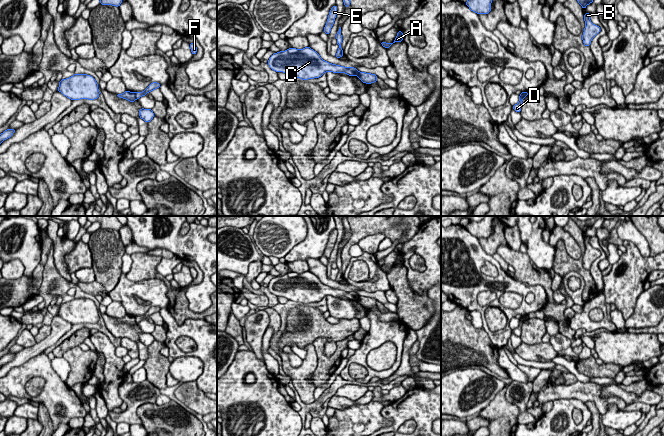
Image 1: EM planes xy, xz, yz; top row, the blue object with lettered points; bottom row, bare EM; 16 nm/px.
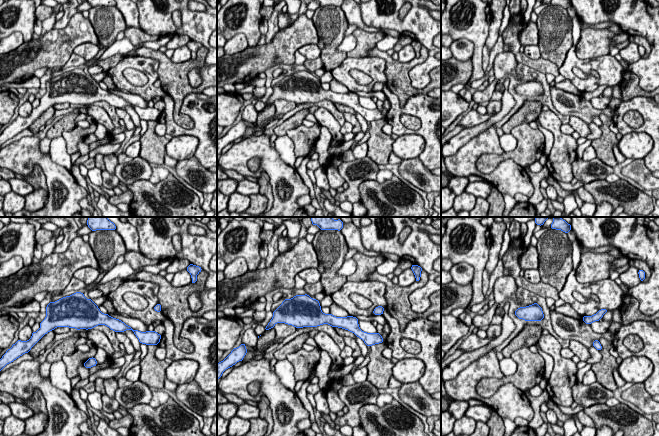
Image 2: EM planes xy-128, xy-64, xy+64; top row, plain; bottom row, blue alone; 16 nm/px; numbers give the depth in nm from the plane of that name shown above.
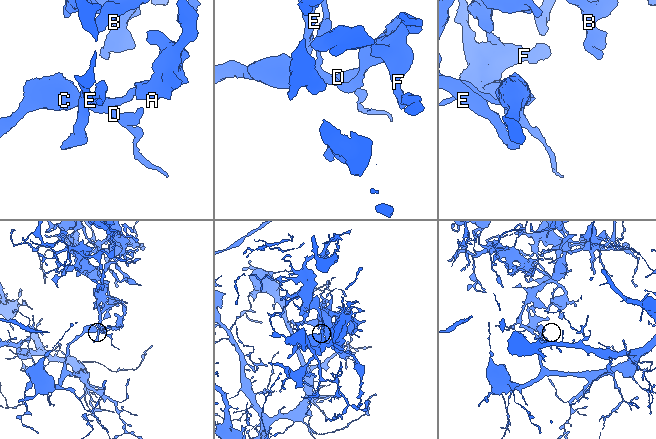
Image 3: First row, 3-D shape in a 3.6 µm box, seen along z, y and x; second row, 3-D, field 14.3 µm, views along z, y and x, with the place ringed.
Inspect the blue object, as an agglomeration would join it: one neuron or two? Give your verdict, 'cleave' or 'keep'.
cleave

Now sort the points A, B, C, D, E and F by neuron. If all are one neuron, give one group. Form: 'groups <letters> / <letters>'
groups A B E F / C D

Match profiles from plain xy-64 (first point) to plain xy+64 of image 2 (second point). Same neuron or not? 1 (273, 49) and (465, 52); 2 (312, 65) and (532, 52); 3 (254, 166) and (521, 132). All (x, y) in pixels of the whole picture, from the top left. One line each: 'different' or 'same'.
1: different
2: different
3: same

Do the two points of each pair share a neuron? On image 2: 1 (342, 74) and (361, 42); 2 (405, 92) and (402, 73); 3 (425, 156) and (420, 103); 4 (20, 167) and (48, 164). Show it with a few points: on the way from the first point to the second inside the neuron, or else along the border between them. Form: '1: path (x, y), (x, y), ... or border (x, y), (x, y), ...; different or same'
1: border (367, 55), (347, 57); different
2: path (402, 87), (402, 78); same
3: path (430, 143), (430, 116); same
4: path (27, 161), (41, 161); same

